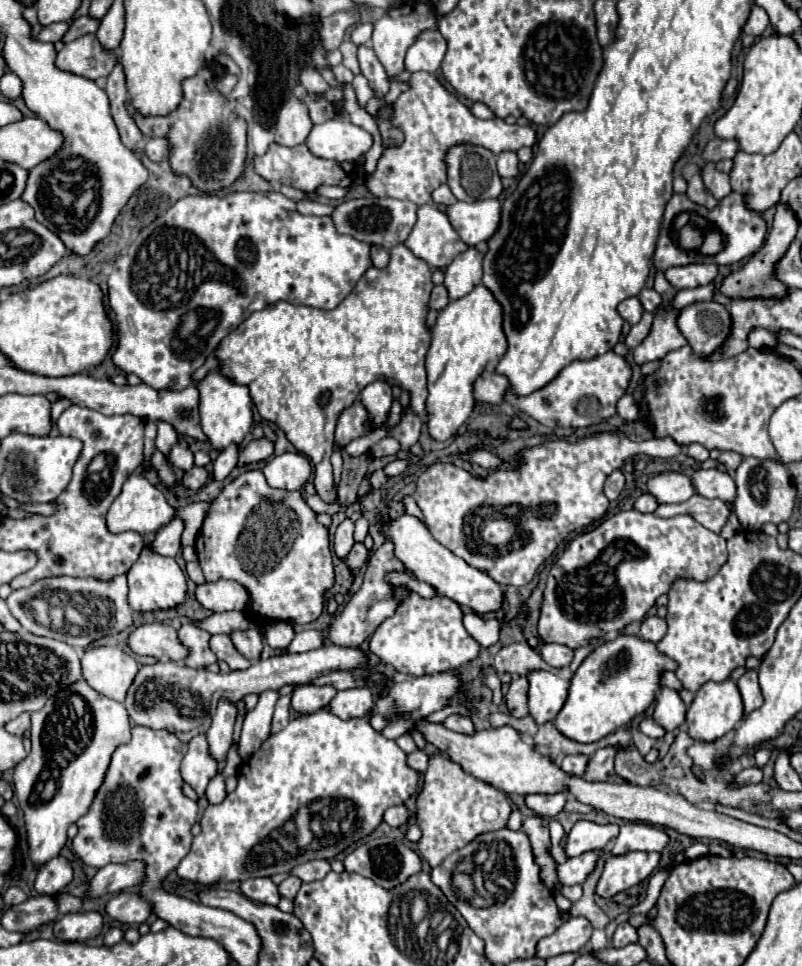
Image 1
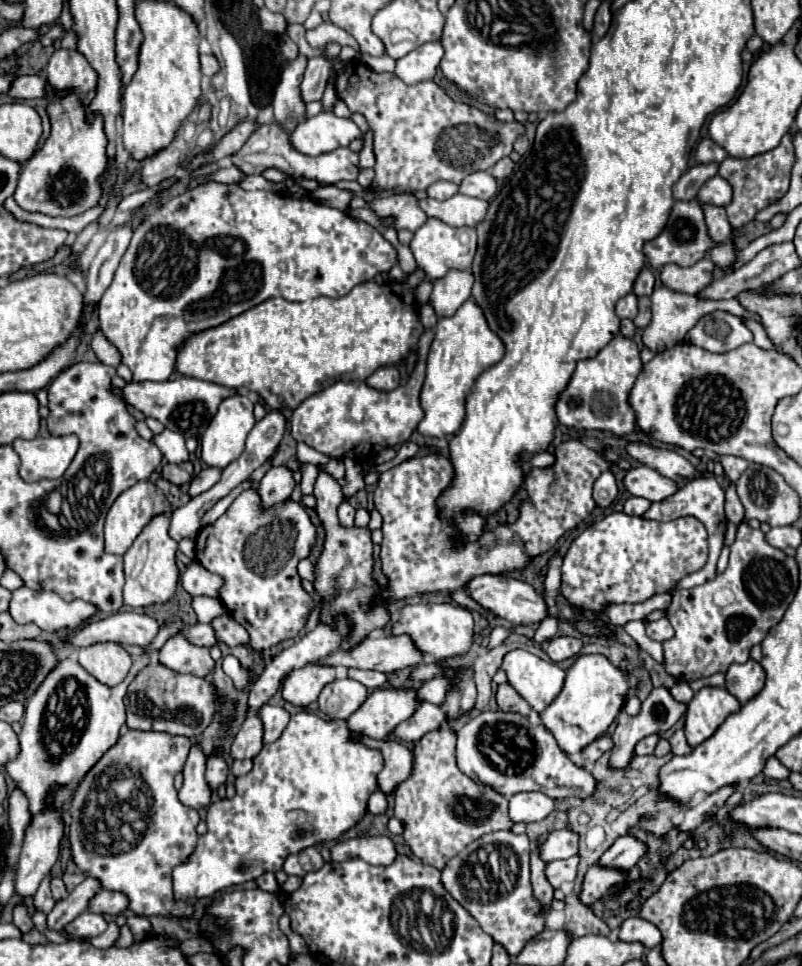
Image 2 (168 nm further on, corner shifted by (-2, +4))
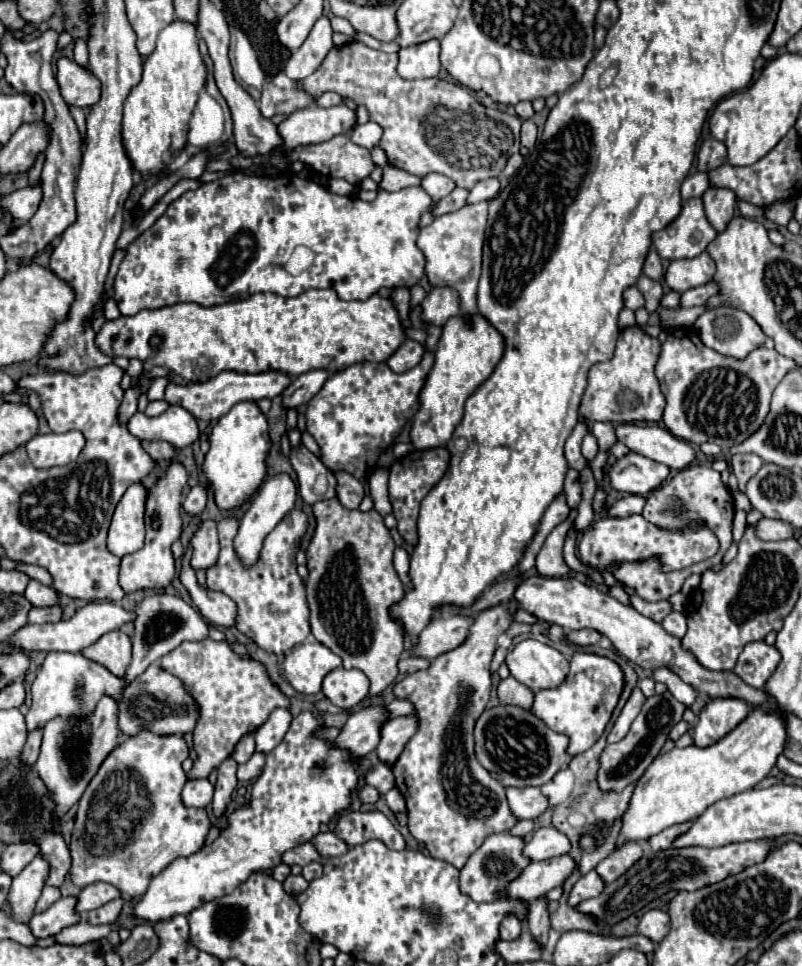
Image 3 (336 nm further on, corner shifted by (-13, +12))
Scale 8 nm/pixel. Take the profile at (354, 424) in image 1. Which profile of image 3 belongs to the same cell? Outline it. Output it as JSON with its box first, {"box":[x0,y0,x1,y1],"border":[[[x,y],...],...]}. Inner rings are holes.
{"box":[307,352,433,480],"border":[[[425,352],[423,360],[403,372],[395,374],[387,362],[361,362],[333,372],[325,386],[307,404],[307,430],[319,444],[319,460],[331,472],[349,472],[355,478],[367,480],[377,466],[377,458],[393,444],[419,408],[419,392],[433,366],[433,352]]]}

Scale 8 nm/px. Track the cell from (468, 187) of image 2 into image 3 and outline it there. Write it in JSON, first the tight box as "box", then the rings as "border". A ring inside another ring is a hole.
{"box":[469,178,499,204],"border":[[[489,178],[483,182],[477,182],[475,188],[469,194],[469,204],[473,202],[481,202],[481,200],[491,200],[495,198],[499,192],[499,180],[497,178]]]}

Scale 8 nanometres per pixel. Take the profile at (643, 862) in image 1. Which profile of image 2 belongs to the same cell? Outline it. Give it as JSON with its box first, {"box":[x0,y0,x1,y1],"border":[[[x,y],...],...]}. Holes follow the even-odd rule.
{"box":[582,864,626,904],"border":[[[600,864],[590,866],[586,876],[584,876],[584,886],[582,886],[582,902],[584,904],[594,904],[602,896],[610,892],[610,888],[618,886],[626,878],[624,870],[618,868],[604,868]]]}

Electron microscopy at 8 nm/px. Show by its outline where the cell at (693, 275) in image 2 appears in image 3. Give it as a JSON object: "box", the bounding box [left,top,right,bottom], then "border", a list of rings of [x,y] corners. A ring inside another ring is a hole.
{"box":[665,252,715,292],"border":[[[707,252],[689,258],[689,260],[673,260],[665,272],[665,282],[675,292],[685,292],[697,286],[703,286],[713,280],[715,262]]]}

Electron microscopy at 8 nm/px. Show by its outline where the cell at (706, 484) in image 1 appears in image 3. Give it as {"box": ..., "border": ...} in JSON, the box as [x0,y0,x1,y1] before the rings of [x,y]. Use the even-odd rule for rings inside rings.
{"box":[615,424,695,470],"border":[[[619,424],[615,428],[615,436],[629,450],[643,454],[655,462],[661,462],[673,470],[683,470],[695,458],[693,448],[669,434],[669,430],[661,426],[635,426],[635,424]]]}

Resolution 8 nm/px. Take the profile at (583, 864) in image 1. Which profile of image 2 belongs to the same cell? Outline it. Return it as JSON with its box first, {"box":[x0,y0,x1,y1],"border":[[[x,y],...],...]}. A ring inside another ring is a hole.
{"box":[546,856,580,888],"border":[[[572,856],[572,858],[566,858],[566,860],[554,860],[546,866],[546,878],[550,880],[550,884],[554,888],[560,888],[566,882],[574,882],[578,862],[580,862],[578,856]]]}

